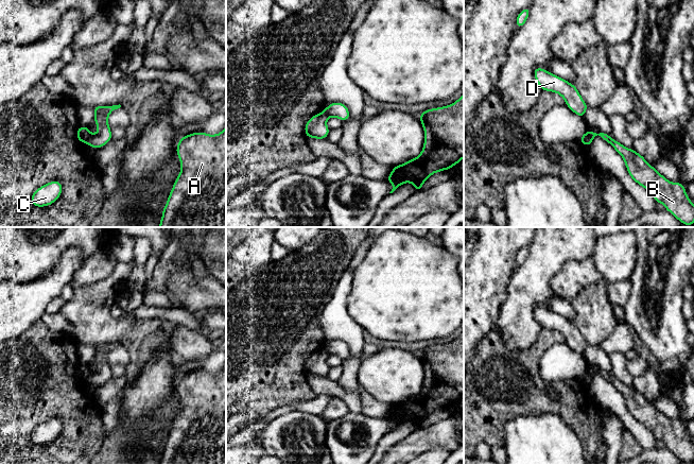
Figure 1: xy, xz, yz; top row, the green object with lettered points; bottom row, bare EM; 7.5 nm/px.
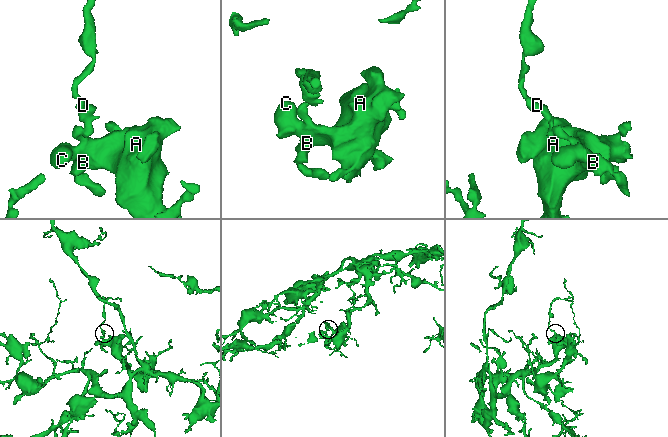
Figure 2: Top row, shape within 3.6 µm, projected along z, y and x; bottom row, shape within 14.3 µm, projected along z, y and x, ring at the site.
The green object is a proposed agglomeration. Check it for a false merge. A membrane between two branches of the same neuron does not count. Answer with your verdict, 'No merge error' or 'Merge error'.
Merge error

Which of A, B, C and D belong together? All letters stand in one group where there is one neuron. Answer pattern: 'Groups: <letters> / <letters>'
Groups: A B C / D

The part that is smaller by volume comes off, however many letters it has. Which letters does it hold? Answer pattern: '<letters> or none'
D

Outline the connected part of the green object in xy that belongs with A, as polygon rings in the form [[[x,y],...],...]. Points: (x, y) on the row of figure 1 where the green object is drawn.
[[[226,126],[215,135],[196,132],[184,136],[176,147],[180,173],[169,194],[159,227],[226,227]]]

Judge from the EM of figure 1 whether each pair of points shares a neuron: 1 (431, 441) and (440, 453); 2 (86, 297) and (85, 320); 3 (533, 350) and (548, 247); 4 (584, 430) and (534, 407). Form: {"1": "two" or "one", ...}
{"1": "two", "2": "one", "3": "two", "4": "one"}

